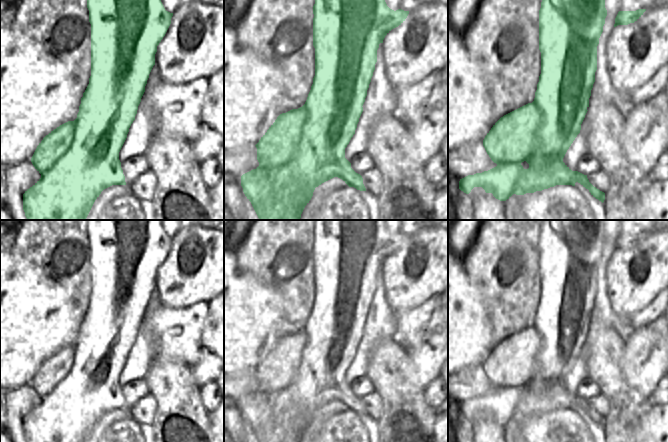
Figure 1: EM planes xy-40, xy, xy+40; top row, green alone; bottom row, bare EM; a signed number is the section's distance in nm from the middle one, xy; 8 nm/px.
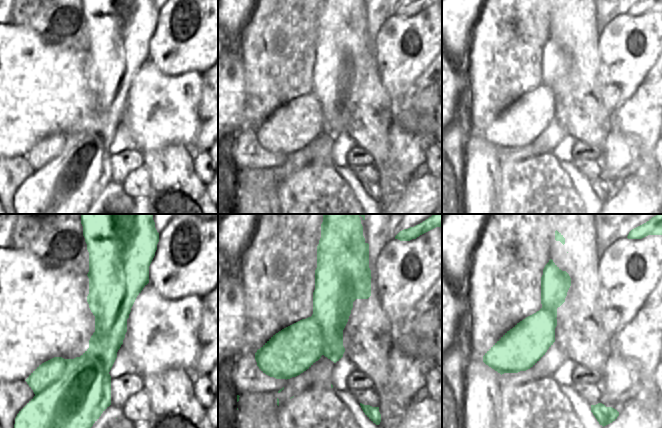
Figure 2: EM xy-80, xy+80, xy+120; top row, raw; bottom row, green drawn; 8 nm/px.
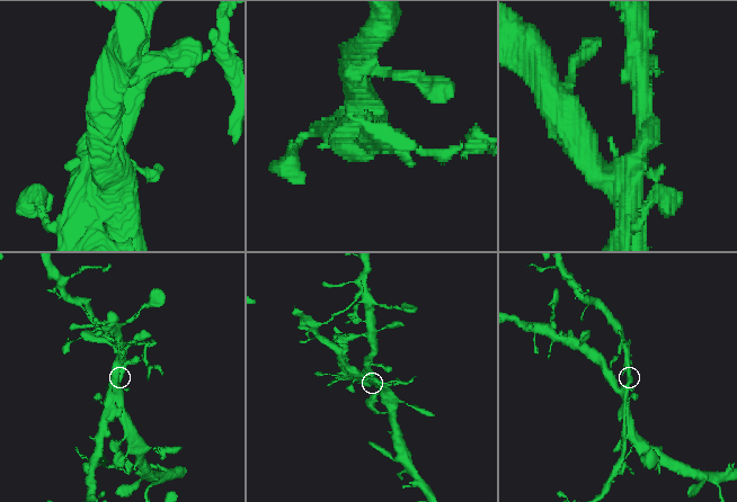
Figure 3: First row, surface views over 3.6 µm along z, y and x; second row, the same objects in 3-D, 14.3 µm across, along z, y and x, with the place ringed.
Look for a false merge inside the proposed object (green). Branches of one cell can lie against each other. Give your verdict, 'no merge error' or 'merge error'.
merge error

